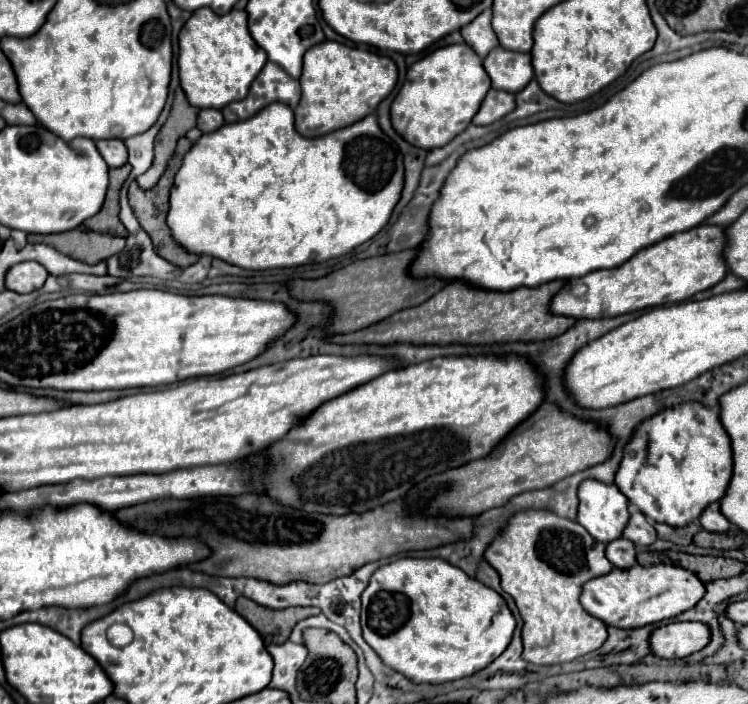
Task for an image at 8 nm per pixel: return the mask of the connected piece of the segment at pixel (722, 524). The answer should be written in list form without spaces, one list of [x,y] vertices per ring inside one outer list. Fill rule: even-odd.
[[[712,502],[706,506],[706,510],[700,514],[700,524],[704,530],[710,530],[710,532],[726,532],[730,528],[730,522],[722,516],[718,502]]]

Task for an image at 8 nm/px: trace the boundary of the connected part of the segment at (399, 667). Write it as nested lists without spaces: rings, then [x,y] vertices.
[[[398,558],[380,566],[372,574],[368,588],[362,592],[364,640],[386,666],[416,684],[452,682],[482,670],[488,662],[492,662],[492,658],[498,658],[504,646],[508,646],[508,638],[512,638],[514,628],[516,620],[498,592],[476,578],[470,578],[442,558]]]

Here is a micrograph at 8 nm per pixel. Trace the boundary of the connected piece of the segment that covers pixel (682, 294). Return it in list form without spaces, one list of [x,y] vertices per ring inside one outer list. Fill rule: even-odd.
[[[696,226],[692,230],[672,234],[650,248],[640,250],[628,262],[612,270],[596,270],[580,278],[572,278],[552,298],[550,312],[568,318],[612,318],[654,306],[678,304],[694,294],[716,286],[726,274],[722,258],[724,228]]]

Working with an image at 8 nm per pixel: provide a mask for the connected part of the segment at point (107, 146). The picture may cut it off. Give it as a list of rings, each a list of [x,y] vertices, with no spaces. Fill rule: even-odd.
[[[98,140],[96,148],[102,154],[102,158],[106,160],[106,164],[112,166],[112,168],[124,166],[126,160],[128,160],[128,152],[124,150],[122,140]]]

